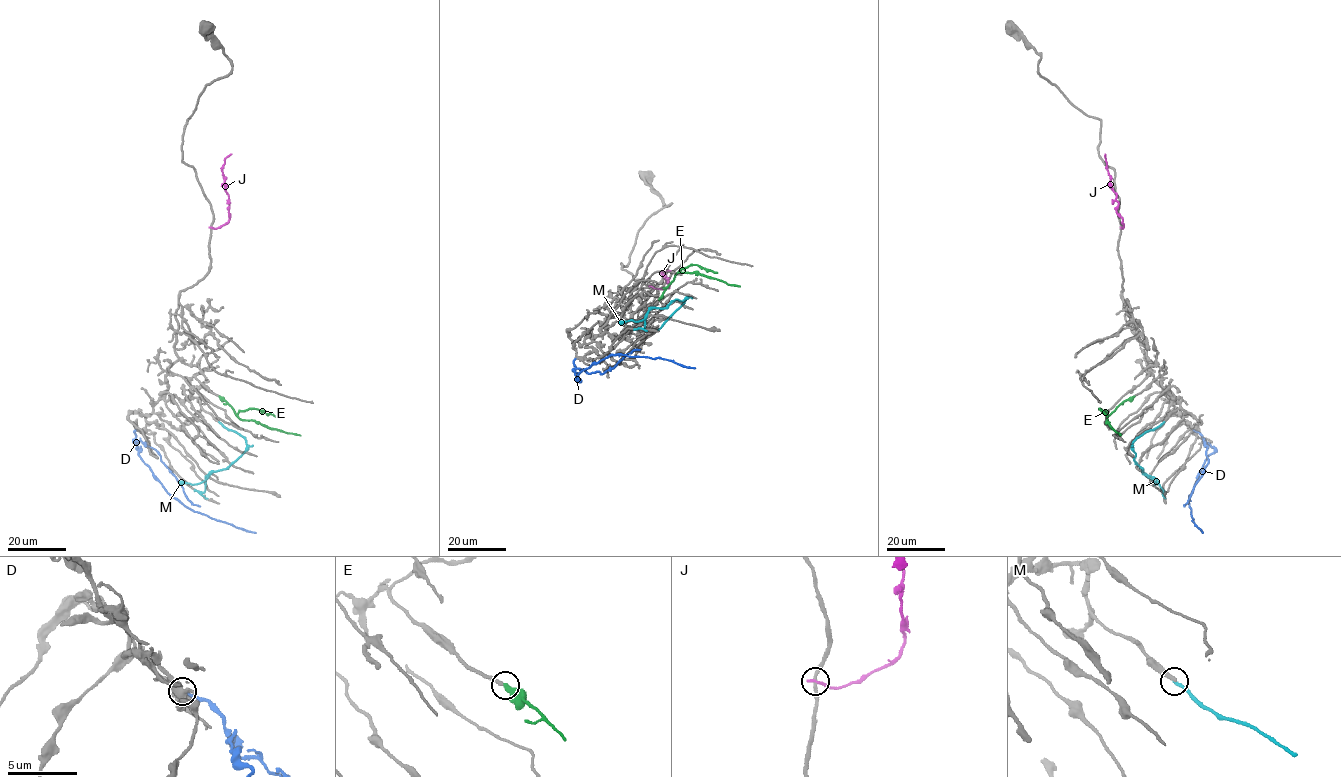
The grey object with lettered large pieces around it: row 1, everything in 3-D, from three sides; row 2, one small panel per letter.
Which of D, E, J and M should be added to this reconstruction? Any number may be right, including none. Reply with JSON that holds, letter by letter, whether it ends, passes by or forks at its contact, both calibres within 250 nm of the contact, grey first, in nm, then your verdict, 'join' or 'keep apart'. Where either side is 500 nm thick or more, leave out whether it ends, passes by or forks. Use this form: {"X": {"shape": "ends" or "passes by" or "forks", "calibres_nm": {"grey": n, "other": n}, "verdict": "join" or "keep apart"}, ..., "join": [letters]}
{"D": {"shape": "ends", "calibres_nm": {"grey": 280, "other": 280}, "verdict": "join"}, "E": {"shape": "ends", "calibres_nm": {"grey": 280, "other": 400}, "verdict": "join"}, "J": {"shape": "ends", "calibres_nm": {"grey": 240, "other": 200}, "verdict": "keep apart"}, "M": {"shape": "ends", "calibres_nm": {"grey": 300, "other": 200}, "verdict": "keep apart"}, "join": ["D", "E"]}

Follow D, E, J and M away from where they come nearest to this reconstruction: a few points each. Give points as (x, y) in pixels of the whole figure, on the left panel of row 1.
D: (136, 430), (138, 455), (170, 494), (192, 510), (255, 532)
E: (220, 396), (241, 419), (301, 435)
J: (211, 227), (220, 227), (229, 219), (229, 202), (222, 171), (225, 159), (231, 154)
M: (219, 422), (239, 434), (247, 449), (226, 469), (206, 476), (205, 490), (200, 493), (207, 498)

